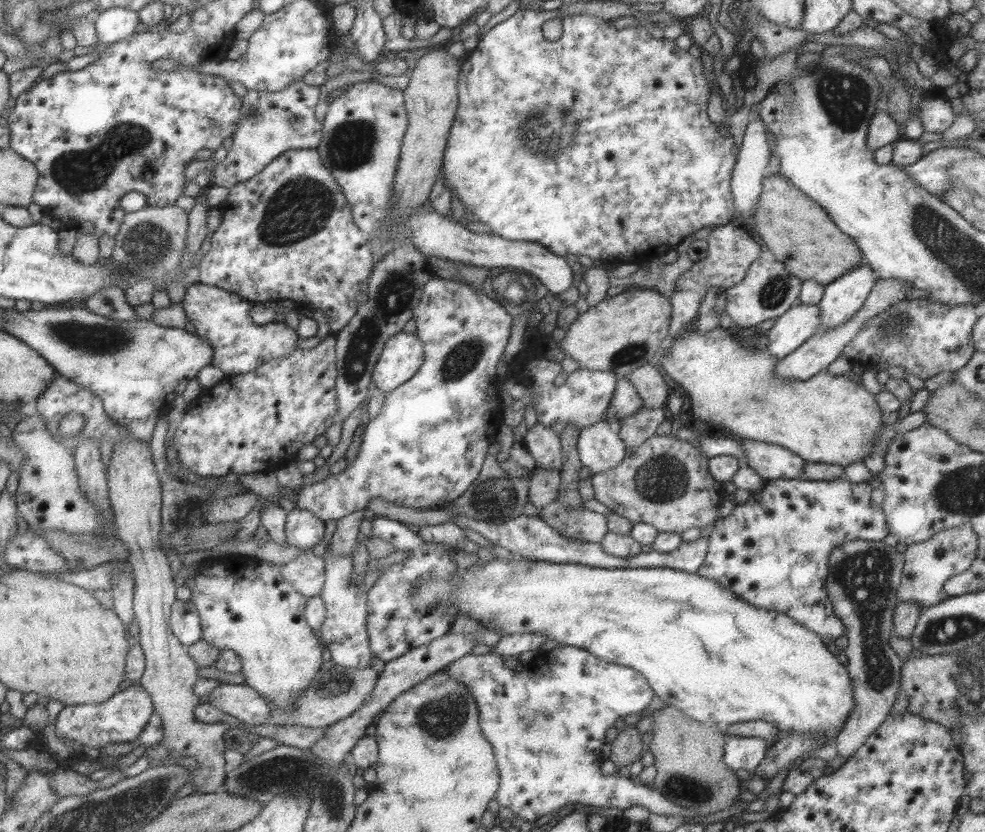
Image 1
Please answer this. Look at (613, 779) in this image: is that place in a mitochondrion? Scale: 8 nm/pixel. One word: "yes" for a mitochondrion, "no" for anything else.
no

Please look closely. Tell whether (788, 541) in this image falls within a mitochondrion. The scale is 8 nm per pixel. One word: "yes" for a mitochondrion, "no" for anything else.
no

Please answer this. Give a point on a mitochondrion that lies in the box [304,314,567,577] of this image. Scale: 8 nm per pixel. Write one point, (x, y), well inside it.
(461, 359)

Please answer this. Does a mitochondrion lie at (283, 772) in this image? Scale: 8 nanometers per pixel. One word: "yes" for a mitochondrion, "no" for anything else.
yes

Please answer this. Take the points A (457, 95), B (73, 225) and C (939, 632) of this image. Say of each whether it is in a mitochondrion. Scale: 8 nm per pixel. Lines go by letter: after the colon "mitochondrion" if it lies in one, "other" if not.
A: other
B: other
C: mitochondrion

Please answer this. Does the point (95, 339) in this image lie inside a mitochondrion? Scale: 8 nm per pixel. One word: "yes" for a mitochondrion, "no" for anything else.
yes

